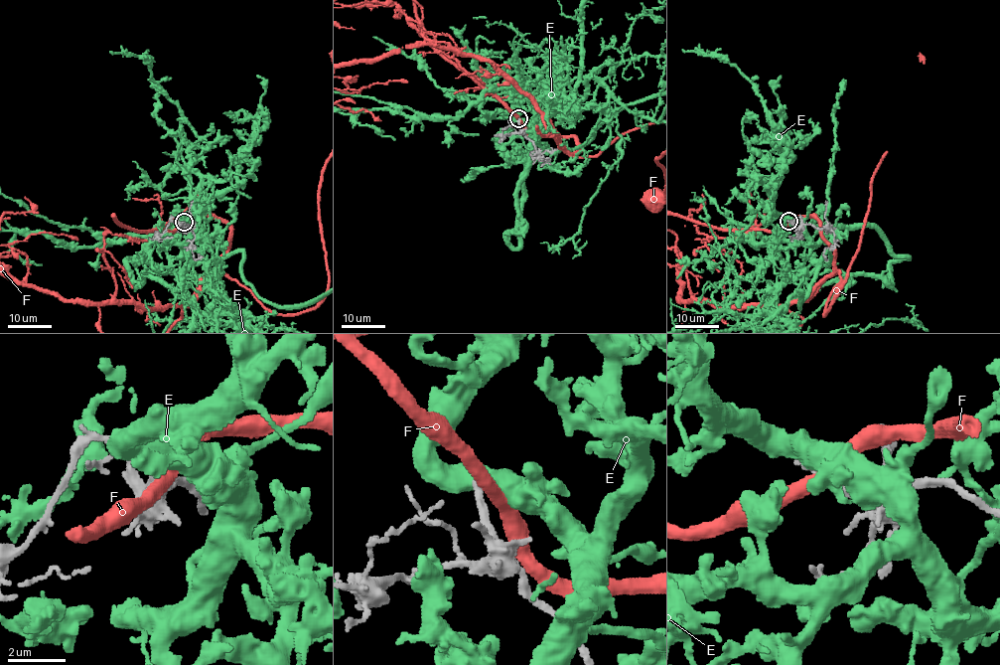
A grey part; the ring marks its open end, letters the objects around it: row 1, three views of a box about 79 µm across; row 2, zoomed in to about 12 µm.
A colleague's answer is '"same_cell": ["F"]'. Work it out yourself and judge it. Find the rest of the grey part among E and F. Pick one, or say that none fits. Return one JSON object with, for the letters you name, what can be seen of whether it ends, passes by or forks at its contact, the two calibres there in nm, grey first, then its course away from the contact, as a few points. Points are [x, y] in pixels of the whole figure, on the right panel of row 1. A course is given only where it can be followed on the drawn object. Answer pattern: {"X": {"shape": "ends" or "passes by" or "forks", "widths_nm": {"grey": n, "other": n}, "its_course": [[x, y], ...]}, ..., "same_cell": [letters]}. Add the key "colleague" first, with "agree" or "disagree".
{"colleague": "disagree", "same_cell": []}

